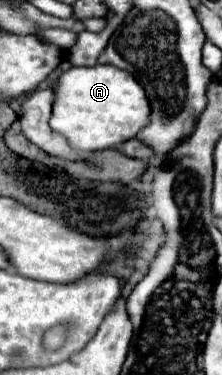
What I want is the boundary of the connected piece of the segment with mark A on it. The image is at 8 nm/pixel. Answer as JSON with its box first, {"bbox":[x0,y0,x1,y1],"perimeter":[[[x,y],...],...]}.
{"bbox":[50,65,150,153],"perimeter":[[[94,65],[94,67],[72,67],[62,73],[54,87],[54,117],[50,117],[50,127],[62,133],[68,143],[82,153],[96,153],[104,149],[116,149],[118,145],[134,139],[140,127],[150,123],[150,101],[142,91],[142,85],[130,75],[130,71],[118,69],[114,65]]]}

